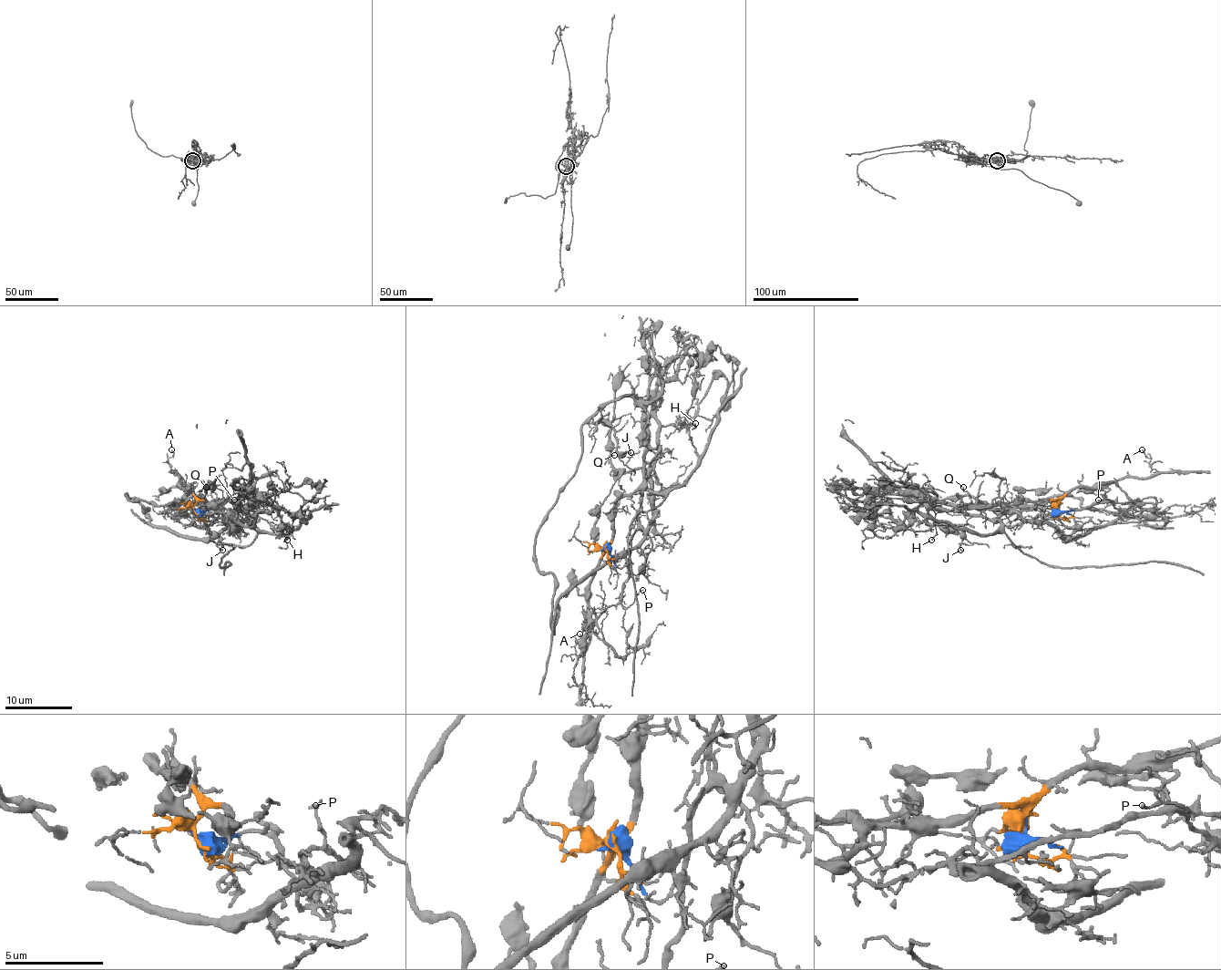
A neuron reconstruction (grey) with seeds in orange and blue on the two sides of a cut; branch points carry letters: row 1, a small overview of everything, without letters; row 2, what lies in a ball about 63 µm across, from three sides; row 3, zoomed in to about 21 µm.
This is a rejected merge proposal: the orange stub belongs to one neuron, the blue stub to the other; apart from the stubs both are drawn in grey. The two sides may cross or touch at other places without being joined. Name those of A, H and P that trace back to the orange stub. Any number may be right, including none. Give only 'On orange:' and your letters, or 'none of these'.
On orange: A, H

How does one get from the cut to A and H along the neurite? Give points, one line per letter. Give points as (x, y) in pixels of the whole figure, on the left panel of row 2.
A: (194, 511), (194, 495), (181, 485), (179, 477), (181, 479), (169, 465), (171, 450)
H: (194, 511), (193, 505), (201, 500), (258, 529), (284, 533), (290, 527), (282, 521), (288, 525), (286, 541)

